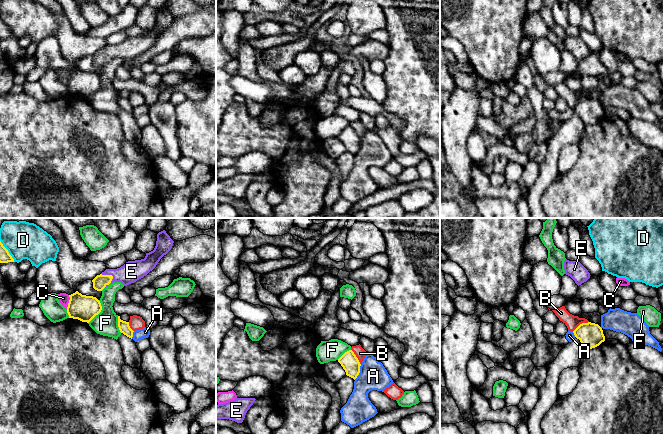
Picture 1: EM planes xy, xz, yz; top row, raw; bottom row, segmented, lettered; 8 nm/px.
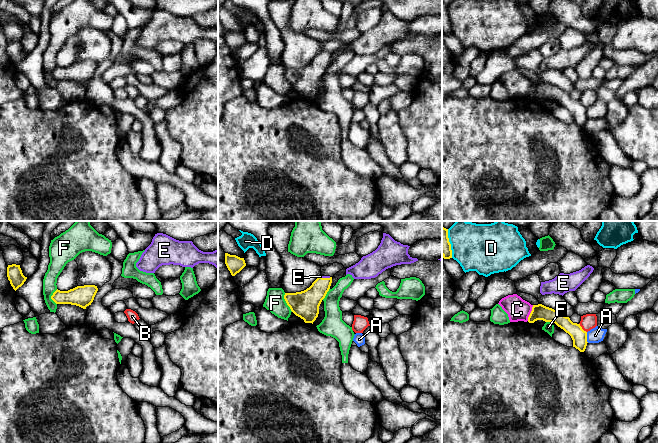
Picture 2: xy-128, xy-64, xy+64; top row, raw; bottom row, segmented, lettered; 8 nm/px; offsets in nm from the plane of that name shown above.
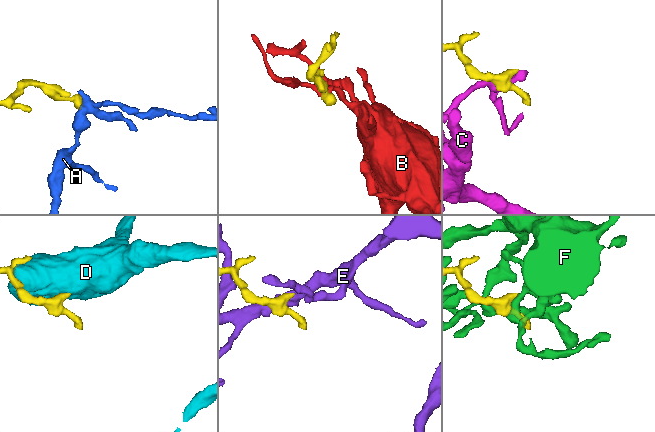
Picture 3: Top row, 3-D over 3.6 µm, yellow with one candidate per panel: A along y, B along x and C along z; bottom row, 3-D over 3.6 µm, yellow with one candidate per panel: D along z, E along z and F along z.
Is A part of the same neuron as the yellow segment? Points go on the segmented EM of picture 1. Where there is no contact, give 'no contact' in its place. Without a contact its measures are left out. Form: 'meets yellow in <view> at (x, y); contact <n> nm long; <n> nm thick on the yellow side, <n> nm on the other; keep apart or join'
meets yellow in xz at (359, 372); contact 140 nm long; 140 nm thick on the yellow side, 220 nm on the other; keep apart

